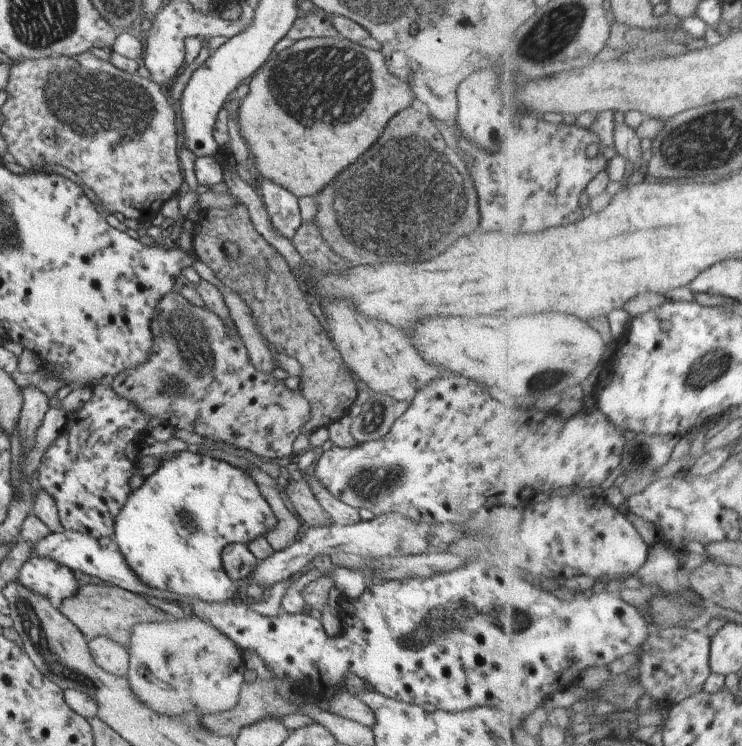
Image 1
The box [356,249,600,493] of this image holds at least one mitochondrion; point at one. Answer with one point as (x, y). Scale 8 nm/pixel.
(549, 377)

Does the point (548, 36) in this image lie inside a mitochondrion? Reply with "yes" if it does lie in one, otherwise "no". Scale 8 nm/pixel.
yes

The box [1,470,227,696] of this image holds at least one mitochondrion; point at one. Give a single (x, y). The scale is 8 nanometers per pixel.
(33, 627)

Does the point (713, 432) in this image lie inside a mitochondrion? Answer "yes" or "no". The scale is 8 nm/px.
no

